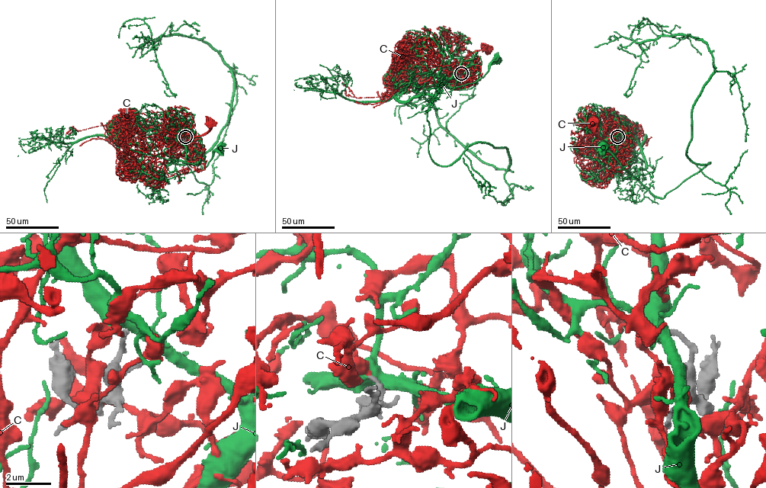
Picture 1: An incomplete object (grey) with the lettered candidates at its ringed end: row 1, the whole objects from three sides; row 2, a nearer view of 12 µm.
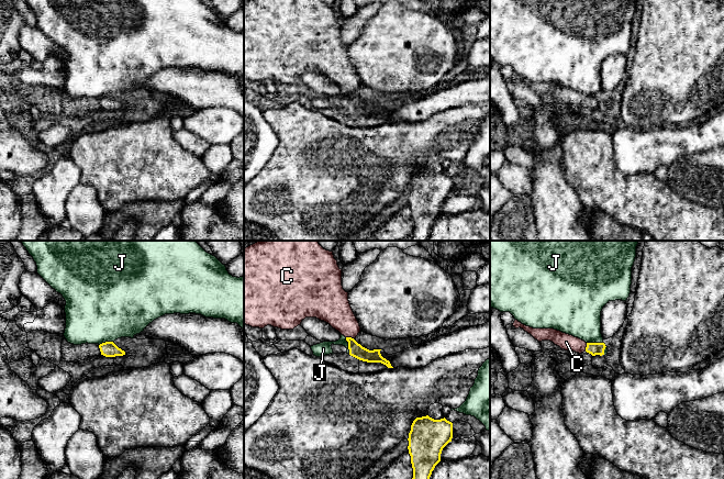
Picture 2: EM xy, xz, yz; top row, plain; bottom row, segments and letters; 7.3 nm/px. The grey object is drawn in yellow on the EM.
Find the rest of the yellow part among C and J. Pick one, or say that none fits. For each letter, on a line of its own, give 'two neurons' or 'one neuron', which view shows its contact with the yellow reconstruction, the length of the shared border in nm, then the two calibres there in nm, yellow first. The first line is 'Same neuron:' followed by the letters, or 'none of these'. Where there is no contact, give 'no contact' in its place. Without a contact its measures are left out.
Same neuron: C
C: one neuron | yz | 70 nm | 100/120 nm
J: two neurons | xz | 120 nm | 100/100 nm

